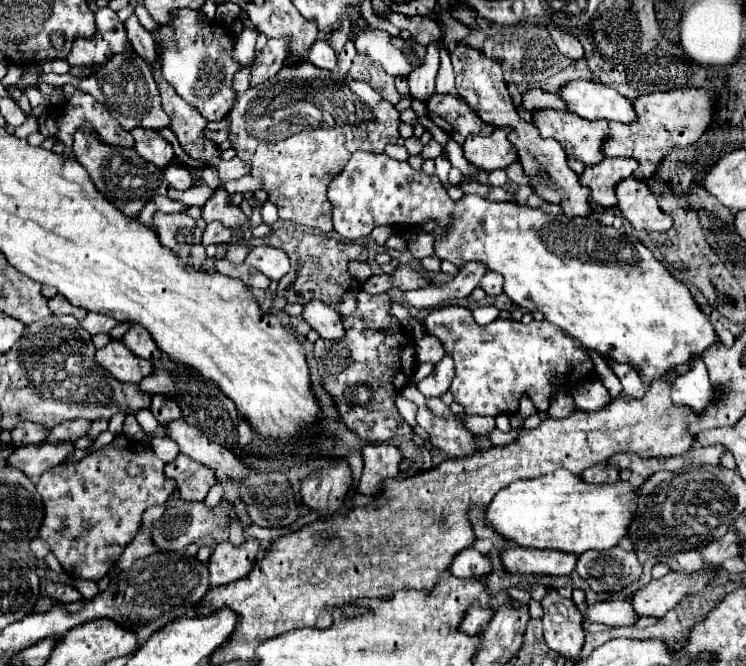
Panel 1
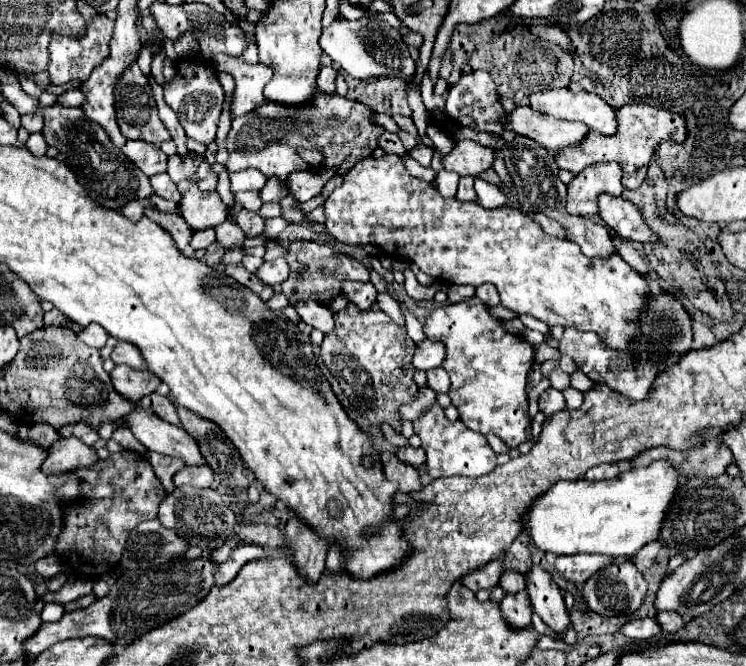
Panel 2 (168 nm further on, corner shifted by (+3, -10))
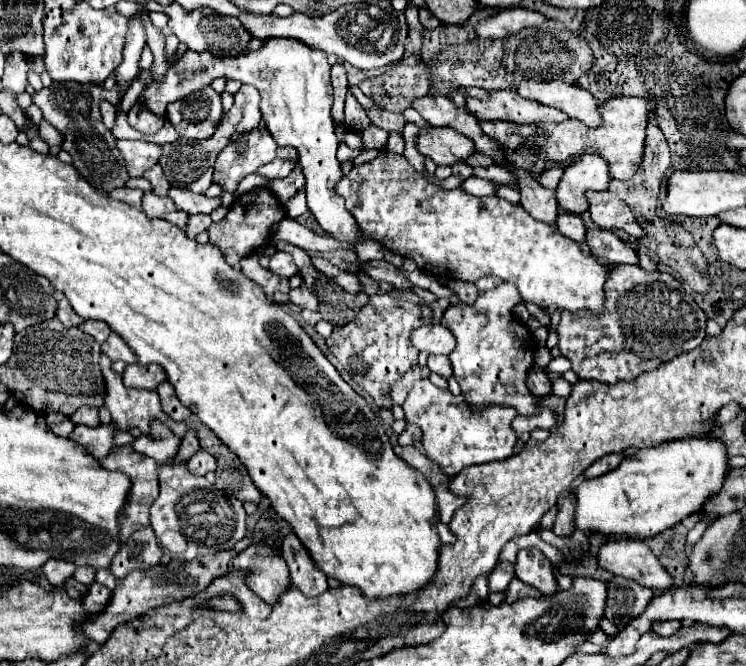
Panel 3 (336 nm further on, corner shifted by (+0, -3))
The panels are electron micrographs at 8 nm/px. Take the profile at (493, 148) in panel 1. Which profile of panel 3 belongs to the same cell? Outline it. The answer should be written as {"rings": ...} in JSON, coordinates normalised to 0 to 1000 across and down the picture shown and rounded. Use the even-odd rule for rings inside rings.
{"rings":[[[603,189],[566,192],[558,207],[563,231],[579,237],[587,249],[606,249],[635,228],[635,213]]]}

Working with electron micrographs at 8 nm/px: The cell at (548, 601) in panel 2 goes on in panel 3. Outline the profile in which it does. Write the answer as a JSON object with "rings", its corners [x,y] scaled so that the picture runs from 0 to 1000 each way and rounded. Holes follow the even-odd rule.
{"rings":[[[721,823],[697,826],[689,853],[692,853],[692,868],[694,871],[721,883],[729,895],[737,895],[748,886],[740,847]]]}

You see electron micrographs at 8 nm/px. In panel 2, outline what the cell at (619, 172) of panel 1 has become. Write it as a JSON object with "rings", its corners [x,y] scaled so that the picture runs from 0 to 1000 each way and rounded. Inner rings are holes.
{"rings":[[[803,245],[782,254],[760,278],[760,317],[765,323],[795,323],[803,308],[800,299],[806,290],[832,293],[835,290],[835,254],[827,245]]]}

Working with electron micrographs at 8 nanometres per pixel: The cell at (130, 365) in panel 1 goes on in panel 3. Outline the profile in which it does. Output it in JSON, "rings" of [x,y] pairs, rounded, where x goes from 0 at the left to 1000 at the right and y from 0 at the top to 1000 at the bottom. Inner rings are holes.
{"rings":[[[172,547],[166,556],[166,577],[172,583],[196,583],[196,586],[209,586],[214,574],[223,571],[223,559],[212,547]]]}

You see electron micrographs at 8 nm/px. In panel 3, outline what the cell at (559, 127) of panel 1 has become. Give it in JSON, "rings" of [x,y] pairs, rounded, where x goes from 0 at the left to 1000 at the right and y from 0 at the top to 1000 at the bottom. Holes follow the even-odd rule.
{"rings":[[[684,135],[657,138],[654,147],[625,147],[625,165],[638,174],[638,180],[681,180],[692,186],[721,186],[721,183],[753,183],[761,174],[737,159],[705,150]]]}

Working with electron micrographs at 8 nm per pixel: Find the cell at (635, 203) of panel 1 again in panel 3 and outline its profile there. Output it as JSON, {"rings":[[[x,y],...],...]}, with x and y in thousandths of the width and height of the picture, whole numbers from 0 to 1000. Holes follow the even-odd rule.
{"rings":[[[786,288],[788,306],[791,306],[791,324],[794,333],[807,345],[836,345],[839,351],[850,357],[861,357],[866,348],[858,342],[858,336],[850,330],[845,312],[826,297],[820,288]]]}

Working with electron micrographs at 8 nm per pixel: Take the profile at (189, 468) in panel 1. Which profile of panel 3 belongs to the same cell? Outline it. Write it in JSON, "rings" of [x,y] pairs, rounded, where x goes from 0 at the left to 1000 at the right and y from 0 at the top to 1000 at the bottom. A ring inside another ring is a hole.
{"rings":[[[265,676],[252,691],[252,706],[263,715],[273,715],[276,709],[287,709],[290,706],[290,688],[284,682],[279,682],[276,676]]]}

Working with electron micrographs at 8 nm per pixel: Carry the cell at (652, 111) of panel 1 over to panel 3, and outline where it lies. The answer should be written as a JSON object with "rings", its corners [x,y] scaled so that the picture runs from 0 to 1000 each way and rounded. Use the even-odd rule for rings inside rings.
{"rings":[[[823,147],[823,150],[812,150],[804,156],[802,162],[804,174],[810,177],[810,183],[802,192],[788,192],[775,180],[756,180],[751,186],[684,186],[684,183],[643,183],[646,198],[662,210],[668,210],[670,222],[684,231],[684,255],[705,255],[710,261],[716,258],[729,258],[737,255],[743,249],[753,249],[759,252],[767,237],[780,234],[783,228],[788,231],[802,231],[815,243],[818,252],[818,264],[826,270],[842,270],[858,249],[861,240],[861,228],[863,228],[863,207],[866,207],[866,183],[869,183],[869,171],[877,168],[877,156],[866,153],[863,147]]]}

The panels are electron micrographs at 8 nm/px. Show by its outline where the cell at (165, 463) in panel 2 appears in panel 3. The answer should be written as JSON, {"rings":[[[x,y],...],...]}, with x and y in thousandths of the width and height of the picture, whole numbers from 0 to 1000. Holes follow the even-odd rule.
{"rings":[[[249,646],[249,655],[244,658],[244,667],[241,667],[241,676],[239,676],[239,685],[233,694],[249,694],[255,685],[260,685],[263,679],[268,676],[268,667],[265,667],[265,655],[260,646]]]}

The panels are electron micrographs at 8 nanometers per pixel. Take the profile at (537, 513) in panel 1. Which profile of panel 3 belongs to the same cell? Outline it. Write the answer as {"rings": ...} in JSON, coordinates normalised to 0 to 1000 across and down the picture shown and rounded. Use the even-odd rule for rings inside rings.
{"rings":[[[957,655],[887,664],[885,670],[855,676],[823,709],[783,721],[769,736],[775,751],[769,787],[786,802],[804,799],[815,808],[831,802],[858,808],[879,805],[936,769],[936,763],[968,733],[973,709],[979,709],[973,670]]]}

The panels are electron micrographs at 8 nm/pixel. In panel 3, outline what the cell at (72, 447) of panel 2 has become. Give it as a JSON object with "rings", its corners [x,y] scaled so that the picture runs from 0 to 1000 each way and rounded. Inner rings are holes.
{"rings":[[[137,637],[131,643],[118,643],[118,640],[102,640],[99,649],[94,652],[94,658],[99,664],[107,664],[110,670],[118,673],[118,679],[126,685],[126,688],[139,688],[147,673],[153,670],[153,652],[155,652],[155,643],[153,637]]]}

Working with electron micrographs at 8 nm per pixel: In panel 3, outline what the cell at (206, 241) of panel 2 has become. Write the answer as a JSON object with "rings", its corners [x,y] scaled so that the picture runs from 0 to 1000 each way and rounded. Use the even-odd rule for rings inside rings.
{"rings":[[[260,321],[260,324],[252,324],[252,336],[247,342],[247,348],[255,354],[255,357],[263,357],[271,345],[276,345],[279,339],[284,336],[282,324],[276,321]]]}

